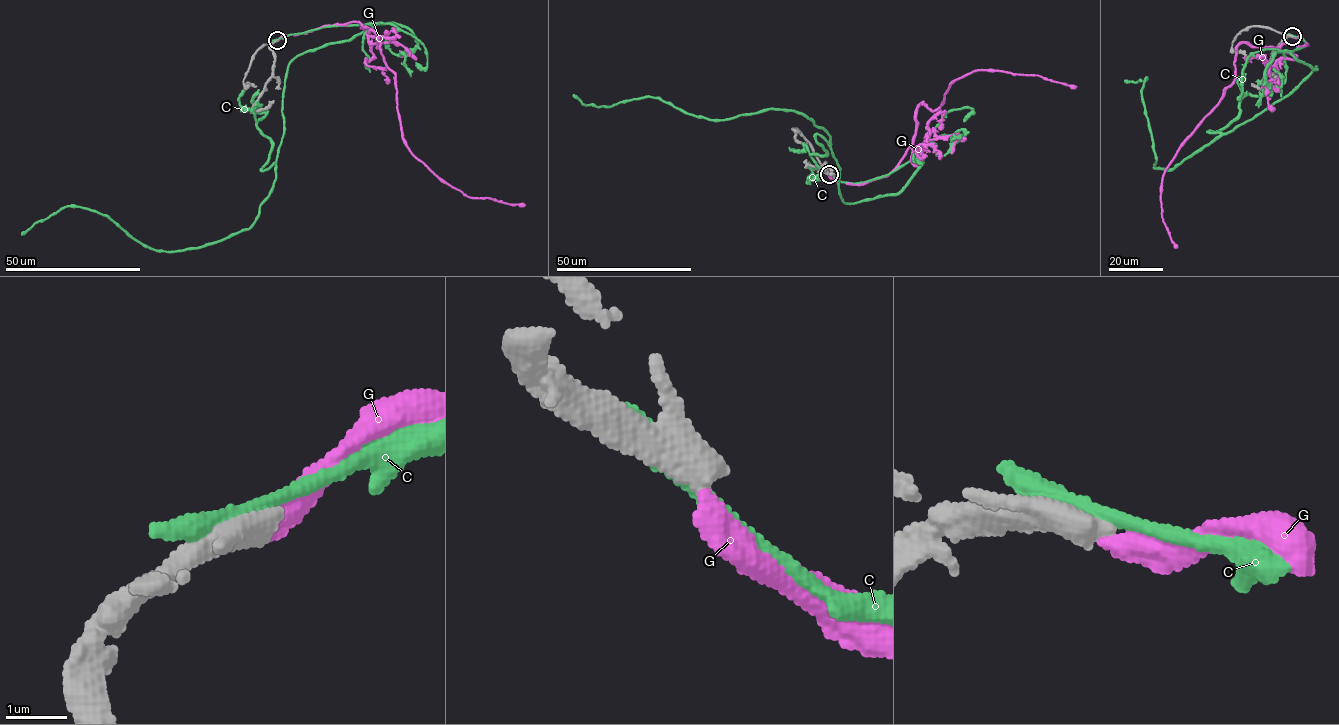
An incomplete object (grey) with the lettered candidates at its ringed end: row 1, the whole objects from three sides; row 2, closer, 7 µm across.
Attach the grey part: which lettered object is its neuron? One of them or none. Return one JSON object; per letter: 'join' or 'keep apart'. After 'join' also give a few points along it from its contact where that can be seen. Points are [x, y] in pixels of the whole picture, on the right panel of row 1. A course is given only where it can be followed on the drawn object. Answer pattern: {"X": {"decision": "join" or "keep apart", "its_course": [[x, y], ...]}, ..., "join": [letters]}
{"C": {"decision": "keep apart"}, "G": {"decision": "keep apart"}, "join": []}

